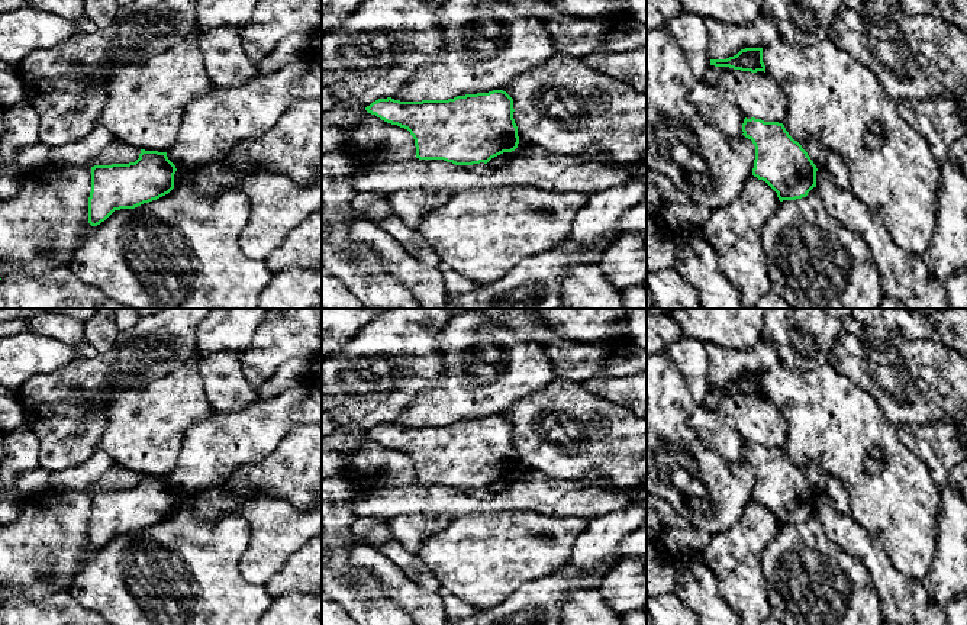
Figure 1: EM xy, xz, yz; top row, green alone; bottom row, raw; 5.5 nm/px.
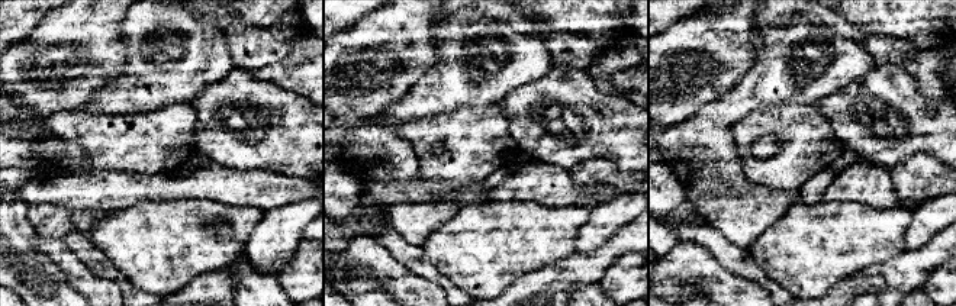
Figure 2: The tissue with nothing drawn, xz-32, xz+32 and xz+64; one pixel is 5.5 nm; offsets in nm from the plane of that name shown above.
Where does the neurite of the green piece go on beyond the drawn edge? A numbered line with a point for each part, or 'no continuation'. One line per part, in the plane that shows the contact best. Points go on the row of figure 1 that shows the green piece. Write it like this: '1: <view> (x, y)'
no continuation

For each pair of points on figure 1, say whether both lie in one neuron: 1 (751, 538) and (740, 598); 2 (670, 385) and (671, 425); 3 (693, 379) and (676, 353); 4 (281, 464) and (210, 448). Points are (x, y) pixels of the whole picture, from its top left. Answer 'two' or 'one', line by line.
1: one
2: one
3: one
4: two

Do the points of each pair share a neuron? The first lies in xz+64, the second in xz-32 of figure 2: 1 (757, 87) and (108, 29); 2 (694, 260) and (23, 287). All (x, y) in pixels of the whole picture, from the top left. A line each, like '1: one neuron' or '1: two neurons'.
1: two neurons
2: two neurons

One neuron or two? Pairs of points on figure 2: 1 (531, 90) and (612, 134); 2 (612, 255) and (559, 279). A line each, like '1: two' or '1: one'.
1: one
2: one

